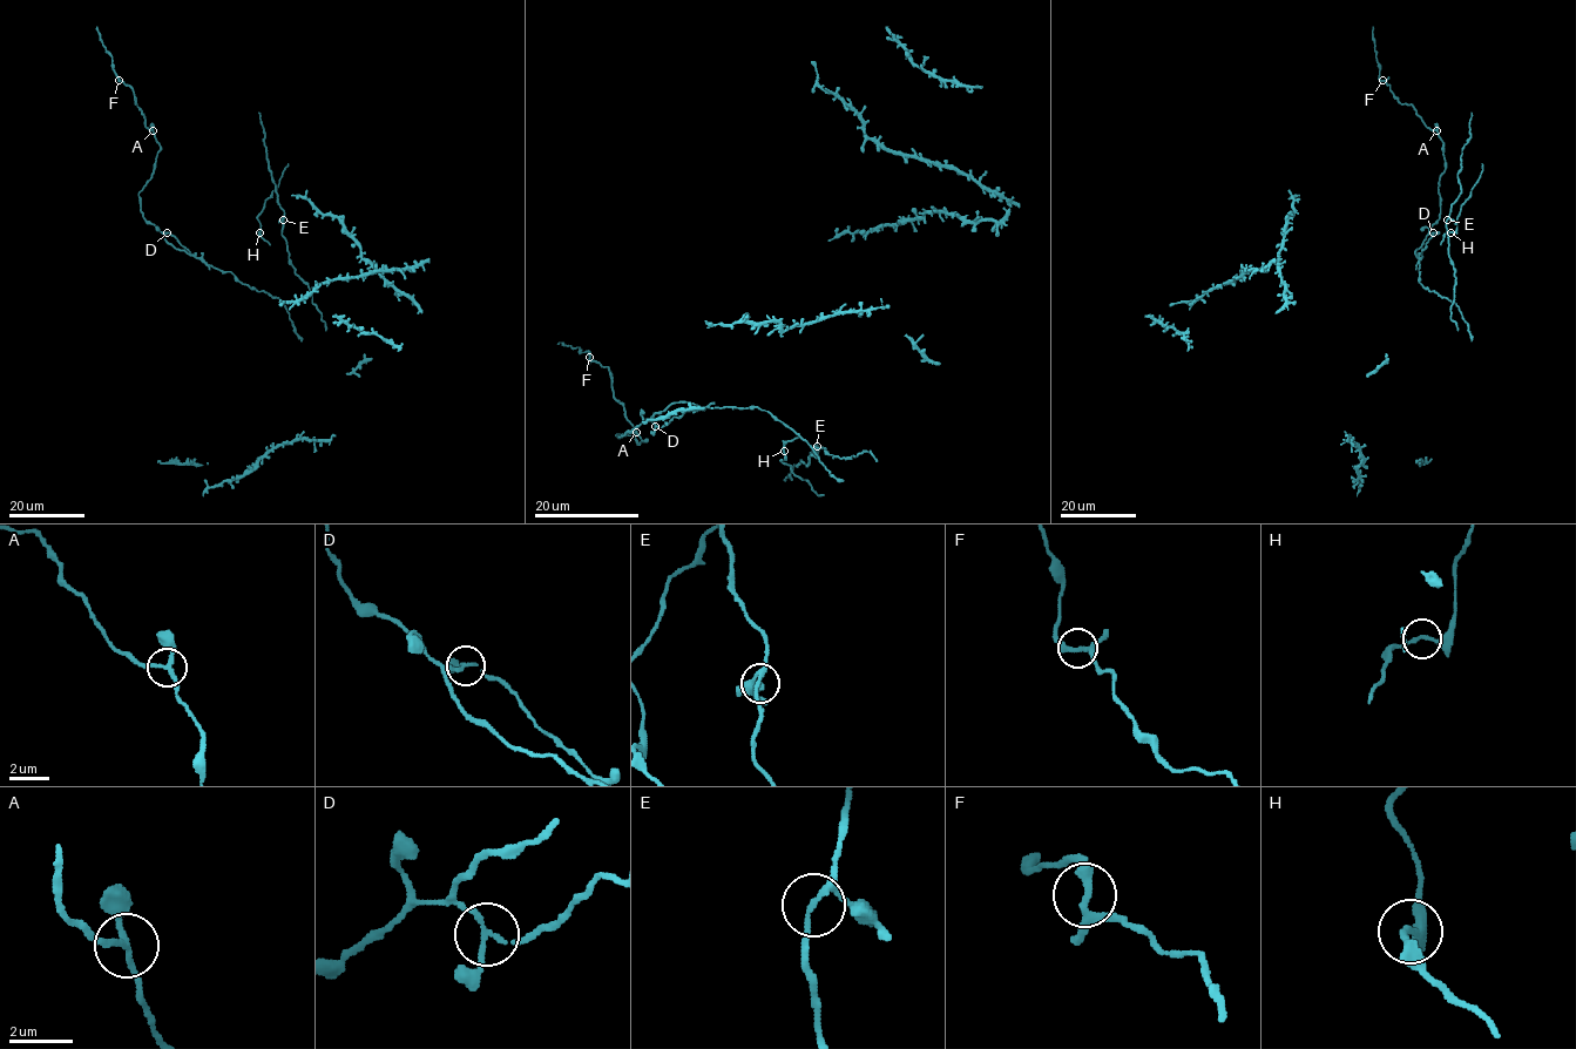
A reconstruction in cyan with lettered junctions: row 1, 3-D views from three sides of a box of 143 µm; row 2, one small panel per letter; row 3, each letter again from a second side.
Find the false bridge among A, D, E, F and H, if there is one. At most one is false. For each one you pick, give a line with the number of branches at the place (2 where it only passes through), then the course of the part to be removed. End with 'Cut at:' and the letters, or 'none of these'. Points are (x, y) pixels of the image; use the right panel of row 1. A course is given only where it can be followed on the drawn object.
D: Branches: 3. Course of the part to remove: (1433, 232), (1415, 270)
Cut at: D

